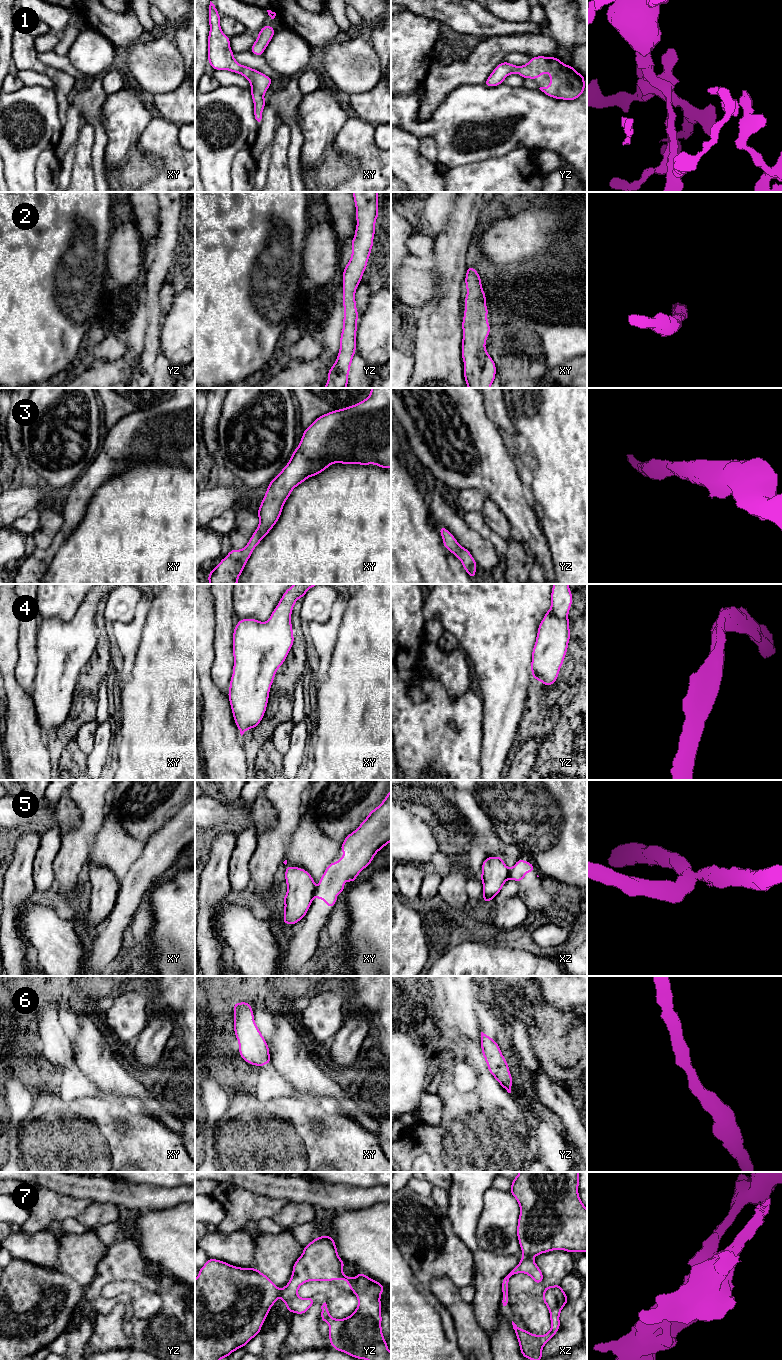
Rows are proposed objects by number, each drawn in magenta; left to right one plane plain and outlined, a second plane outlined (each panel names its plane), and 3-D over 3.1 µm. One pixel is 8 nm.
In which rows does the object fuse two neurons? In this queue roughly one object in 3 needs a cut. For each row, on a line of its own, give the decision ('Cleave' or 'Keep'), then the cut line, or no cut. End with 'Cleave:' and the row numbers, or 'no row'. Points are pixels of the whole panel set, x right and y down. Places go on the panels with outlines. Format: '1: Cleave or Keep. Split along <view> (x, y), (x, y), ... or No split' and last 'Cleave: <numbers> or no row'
1: Keep. No split
2: Keep. No split
3: Keep. No split
4: Keep. No split
5: Cleave. Split along xy (315, 886), (312, 896)
6: Keep. No split
7: Cleave. Split along xz (523, 1256), (532, 1259)
Cleave: 5, 7

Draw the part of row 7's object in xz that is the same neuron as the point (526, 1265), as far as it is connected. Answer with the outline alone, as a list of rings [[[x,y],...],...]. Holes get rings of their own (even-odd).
[[[522,1257],[519,1264],[511,1270],[502,1280],[502,1295],[503,1295],[503,1306],[508,1303],[508,1282],[512,1275],[518,1273],[525,1273],[529,1275],[535,1283],[541,1284],[543,1282],[543,1273],[540,1268],[536,1265],[534,1259]]]

